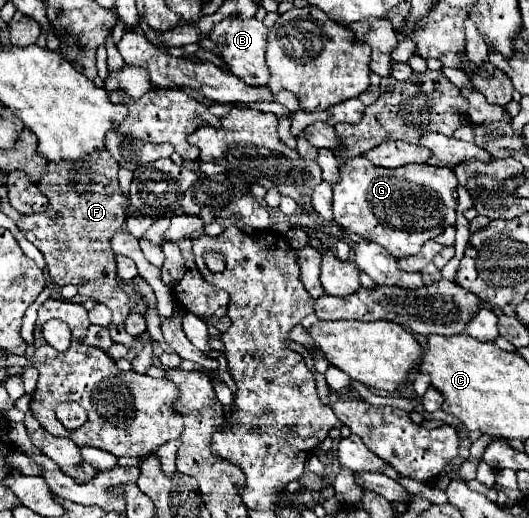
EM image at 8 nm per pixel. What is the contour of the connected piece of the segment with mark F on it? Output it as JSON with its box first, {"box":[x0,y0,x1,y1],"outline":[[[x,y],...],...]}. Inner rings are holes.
{"box":[17,150,143,352],"outline":[[[107,150],[93,154],[85,166],[53,166],[51,162],[37,184],[49,198],[47,212],[21,216],[17,226],[23,236],[43,252],[51,282],[59,286],[73,284],[81,296],[109,306],[113,312],[113,322],[109,324],[113,340],[123,344],[127,350],[137,352],[143,344],[137,336],[131,336],[125,330],[125,318],[131,308],[127,294],[119,286],[115,254],[109,246],[111,236],[123,228],[129,214],[127,200],[117,184],[117,172],[119,164]]]}

